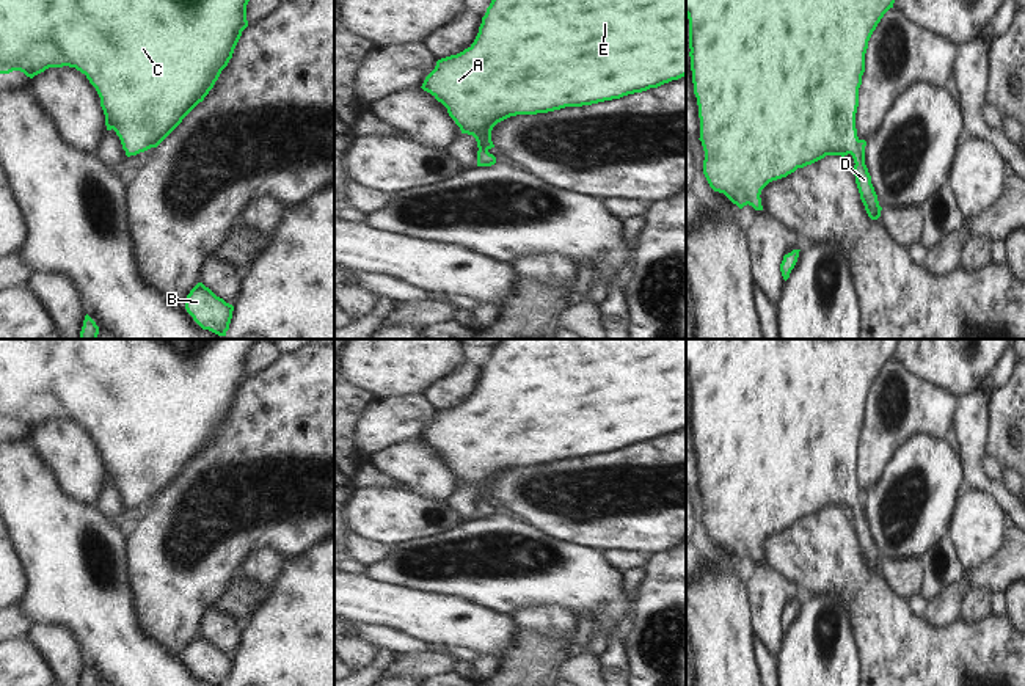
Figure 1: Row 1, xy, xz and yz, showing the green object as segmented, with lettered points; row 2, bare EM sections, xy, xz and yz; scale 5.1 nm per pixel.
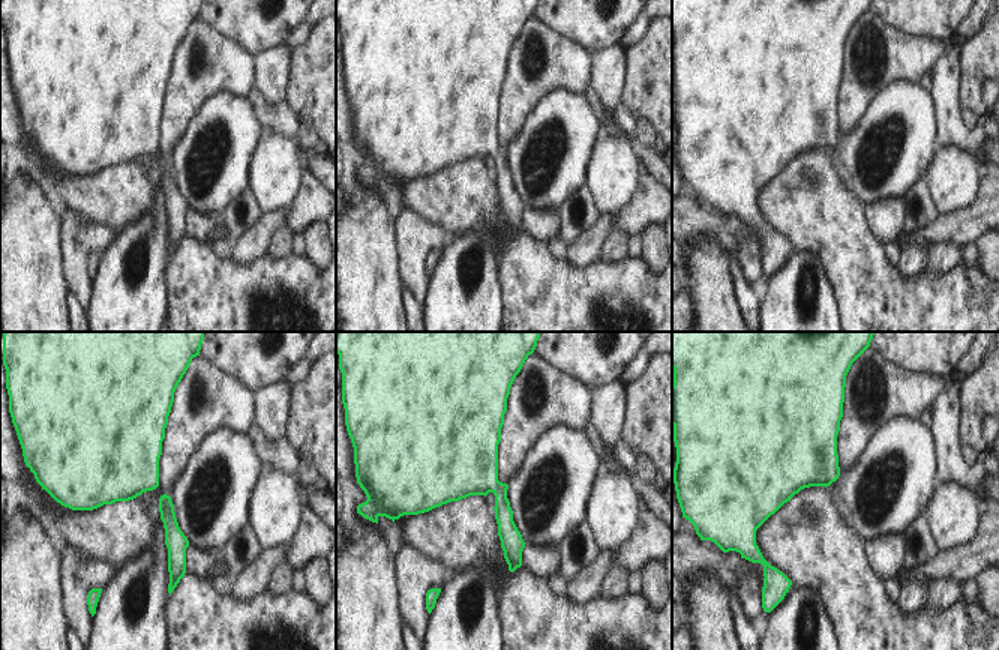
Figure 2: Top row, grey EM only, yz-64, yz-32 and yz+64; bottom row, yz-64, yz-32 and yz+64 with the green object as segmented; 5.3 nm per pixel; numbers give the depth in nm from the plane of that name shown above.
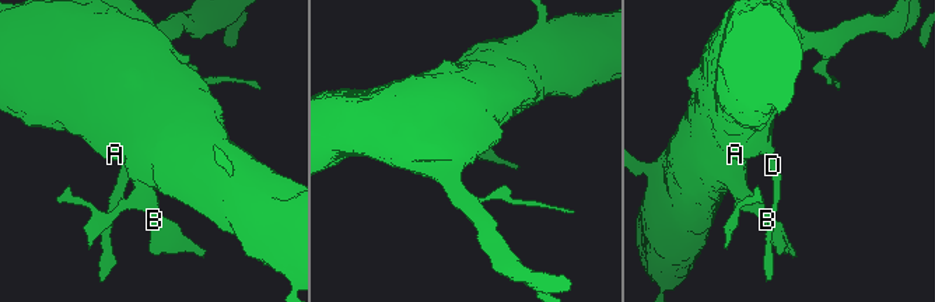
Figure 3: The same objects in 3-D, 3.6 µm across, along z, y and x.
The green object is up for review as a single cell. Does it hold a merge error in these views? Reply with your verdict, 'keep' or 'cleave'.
keep

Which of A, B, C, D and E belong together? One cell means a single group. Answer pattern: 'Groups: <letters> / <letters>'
Groups: A B C D E

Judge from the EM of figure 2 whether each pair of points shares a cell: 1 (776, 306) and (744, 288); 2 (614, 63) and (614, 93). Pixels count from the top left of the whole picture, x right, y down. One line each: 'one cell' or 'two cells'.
1: two cells
2: one cell

